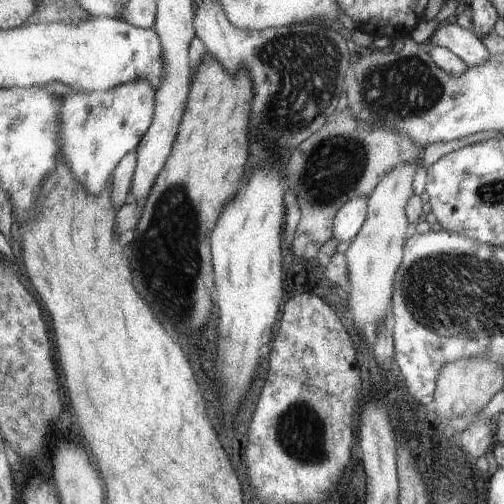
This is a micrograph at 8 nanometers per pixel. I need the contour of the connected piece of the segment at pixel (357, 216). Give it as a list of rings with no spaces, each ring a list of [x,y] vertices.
[[[368,196],[352,198],[334,215],[332,234],[340,243],[351,241],[358,234],[366,220],[368,201]]]

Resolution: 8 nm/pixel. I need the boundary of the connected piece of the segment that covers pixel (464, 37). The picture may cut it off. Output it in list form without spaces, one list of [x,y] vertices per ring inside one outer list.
[[[440,23],[428,39],[432,46],[446,47],[459,56],[470,68],[480,66],[490,58],[490,52],[477,34],[464,30],[458,24]]]

